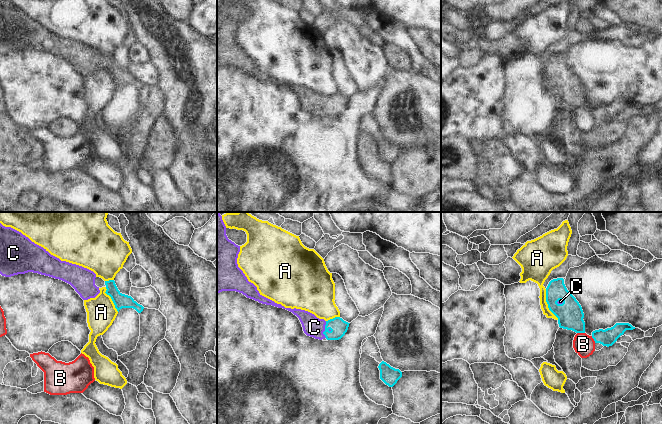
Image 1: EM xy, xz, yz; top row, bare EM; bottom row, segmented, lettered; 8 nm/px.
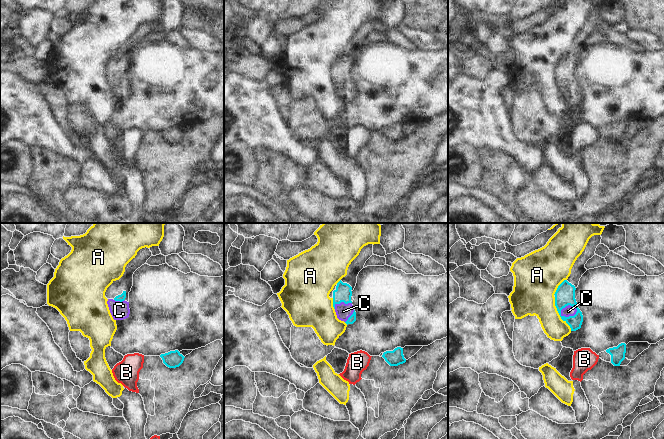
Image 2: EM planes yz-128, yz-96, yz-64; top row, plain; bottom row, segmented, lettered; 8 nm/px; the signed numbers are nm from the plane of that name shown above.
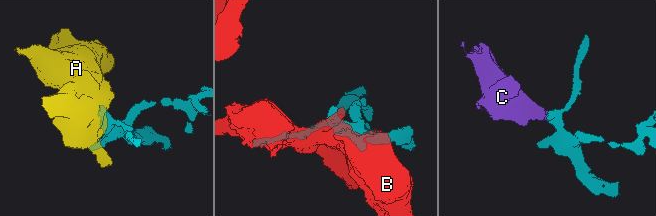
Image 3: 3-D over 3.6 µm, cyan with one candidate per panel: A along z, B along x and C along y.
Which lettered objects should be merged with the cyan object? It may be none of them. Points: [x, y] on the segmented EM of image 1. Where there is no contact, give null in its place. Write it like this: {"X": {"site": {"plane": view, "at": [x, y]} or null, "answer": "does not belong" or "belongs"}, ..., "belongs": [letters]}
{"A": {"site": {"plane": "yz", "at": [547, 303]}, "answer": "does not belong"}, "B": {"site": {"plane": "yz", "at": [581, 332]}, "answer": "does not belong"}, "C": {"site": {"plane": "xz", "at": [325, 329]}, "answer": "belongs"}, "belongs": ["C"]}

